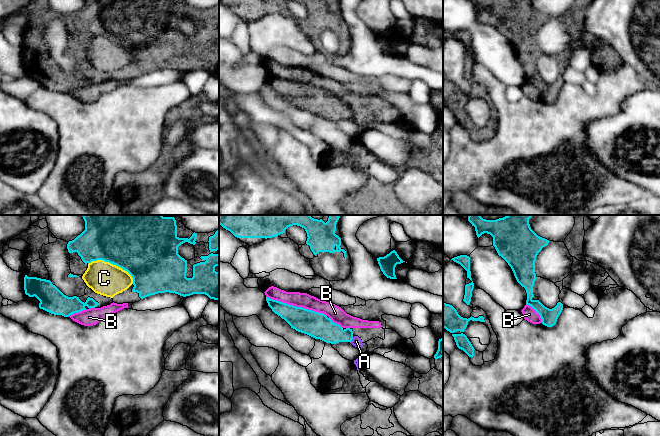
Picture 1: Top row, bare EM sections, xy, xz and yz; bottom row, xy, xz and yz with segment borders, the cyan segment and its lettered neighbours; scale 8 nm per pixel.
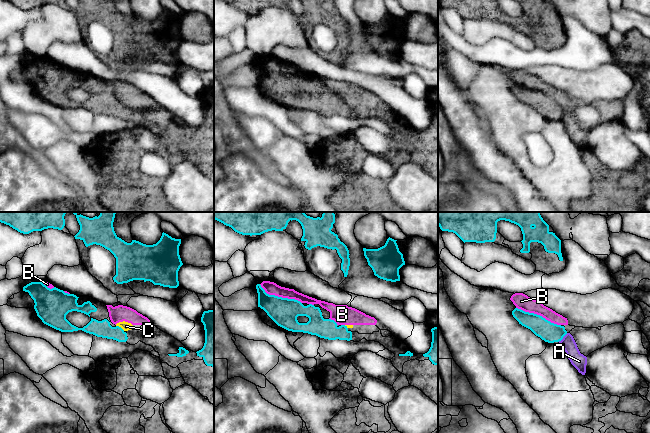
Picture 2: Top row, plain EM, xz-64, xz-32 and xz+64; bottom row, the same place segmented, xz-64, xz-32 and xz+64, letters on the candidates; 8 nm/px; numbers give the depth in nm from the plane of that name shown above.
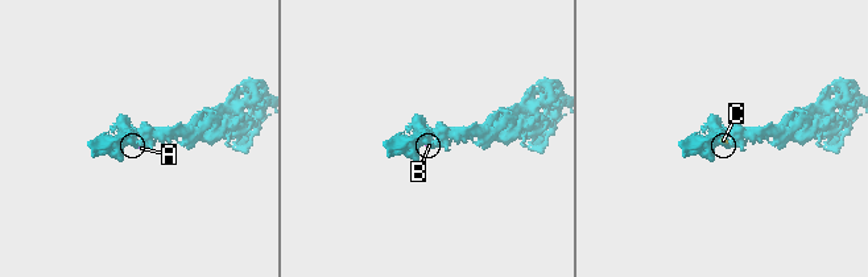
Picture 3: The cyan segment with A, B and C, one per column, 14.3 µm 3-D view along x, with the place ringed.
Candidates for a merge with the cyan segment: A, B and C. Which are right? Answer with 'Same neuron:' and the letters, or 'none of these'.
Same neuron: none of these

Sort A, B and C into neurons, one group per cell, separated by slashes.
A B C

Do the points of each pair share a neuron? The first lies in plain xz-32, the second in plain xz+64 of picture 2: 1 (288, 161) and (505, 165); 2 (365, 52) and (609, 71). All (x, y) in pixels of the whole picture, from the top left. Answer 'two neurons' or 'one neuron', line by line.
1: two neurons
2: two neurons

